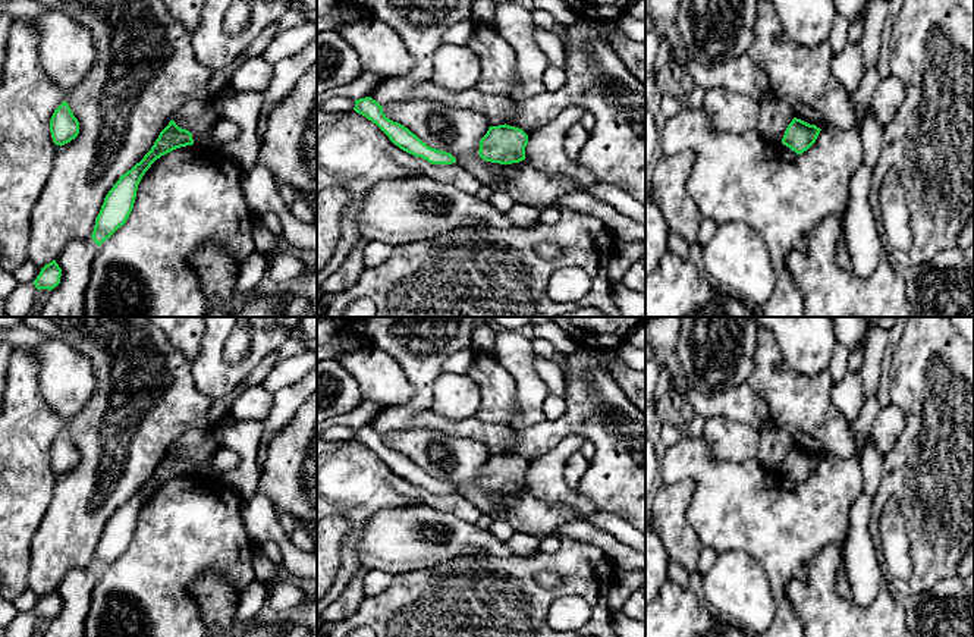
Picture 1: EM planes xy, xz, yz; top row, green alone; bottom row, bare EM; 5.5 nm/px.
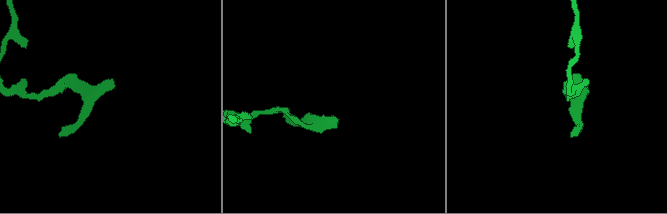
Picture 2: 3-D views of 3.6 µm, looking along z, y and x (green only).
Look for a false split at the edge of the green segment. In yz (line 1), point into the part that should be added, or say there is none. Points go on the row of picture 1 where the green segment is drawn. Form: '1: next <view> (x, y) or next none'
1: next none

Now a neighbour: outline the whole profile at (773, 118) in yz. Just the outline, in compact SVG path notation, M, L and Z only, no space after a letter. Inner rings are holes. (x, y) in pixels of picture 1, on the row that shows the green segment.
M766 94L760 104L757 132L772 144L782 144L788 125L792 122L794 110L785 101Z

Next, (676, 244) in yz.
M669 232L667 251L685 260L691 254L691 245L678 232Z

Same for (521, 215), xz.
M513 204L506 213L513 226L528 228L538 223L540 210L527 204Z

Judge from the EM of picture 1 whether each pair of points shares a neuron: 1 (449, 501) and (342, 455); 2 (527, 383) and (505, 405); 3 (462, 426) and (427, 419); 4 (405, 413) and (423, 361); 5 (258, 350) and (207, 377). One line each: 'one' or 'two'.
1: one
2: two
3: one
4: one
5: one

